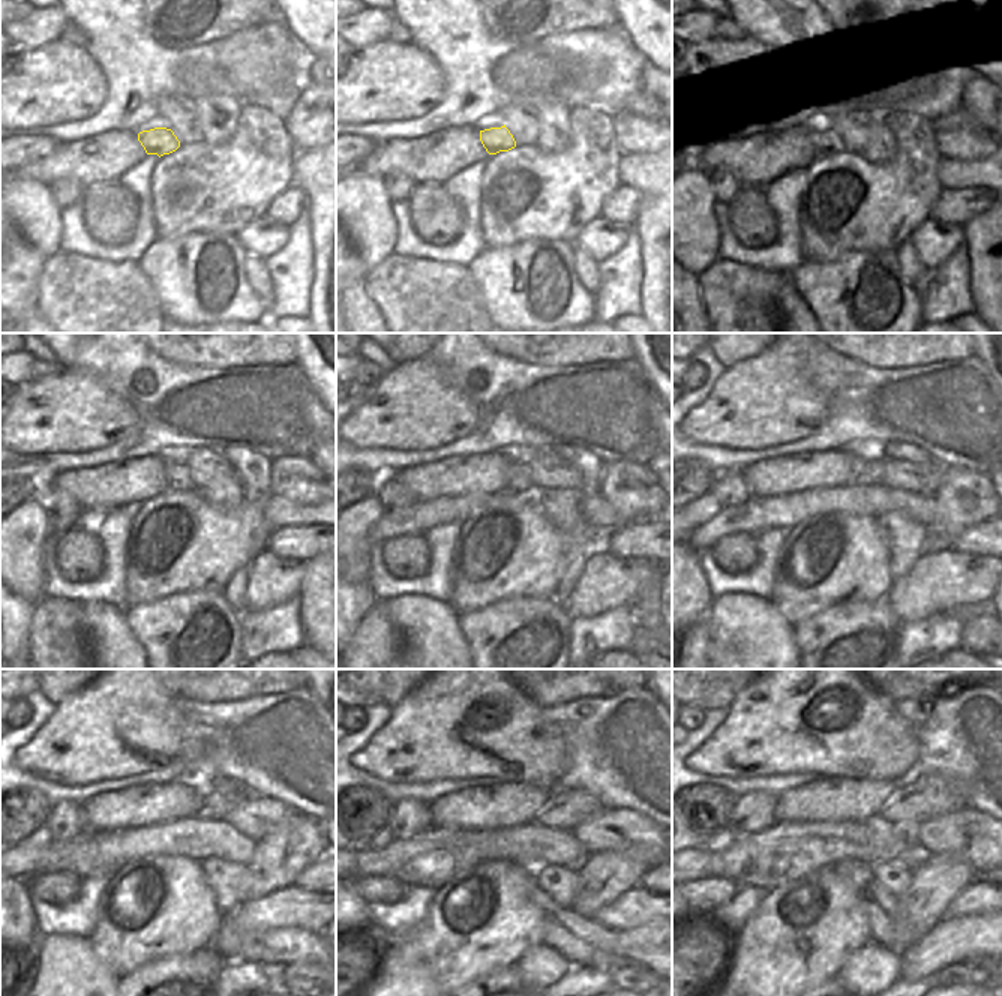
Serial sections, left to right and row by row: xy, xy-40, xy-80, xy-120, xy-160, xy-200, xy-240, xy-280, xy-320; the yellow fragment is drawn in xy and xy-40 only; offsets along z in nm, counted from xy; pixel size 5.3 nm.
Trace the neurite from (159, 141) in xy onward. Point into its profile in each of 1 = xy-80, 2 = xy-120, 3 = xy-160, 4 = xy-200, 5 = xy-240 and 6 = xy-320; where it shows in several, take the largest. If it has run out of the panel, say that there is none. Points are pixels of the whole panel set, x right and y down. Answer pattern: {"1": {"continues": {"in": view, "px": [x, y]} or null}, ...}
{"1": {"continues": {"in": "xy-80", "px": [840, 138]}}, "2": {"continues": {"in": "xy-120", "px": [179, 479]}}, "3": {"continues": {"in": "xy-160", "px": [519, 473]}}, "4": {"continues": {"in": "xy-200", "px": [864, 473]}}, "5": {"continues": {"in": "xy-240", "px": [215, 807]}}, "6": {"continues": {"in": "xy-320", "px": [932, 795]}}}

